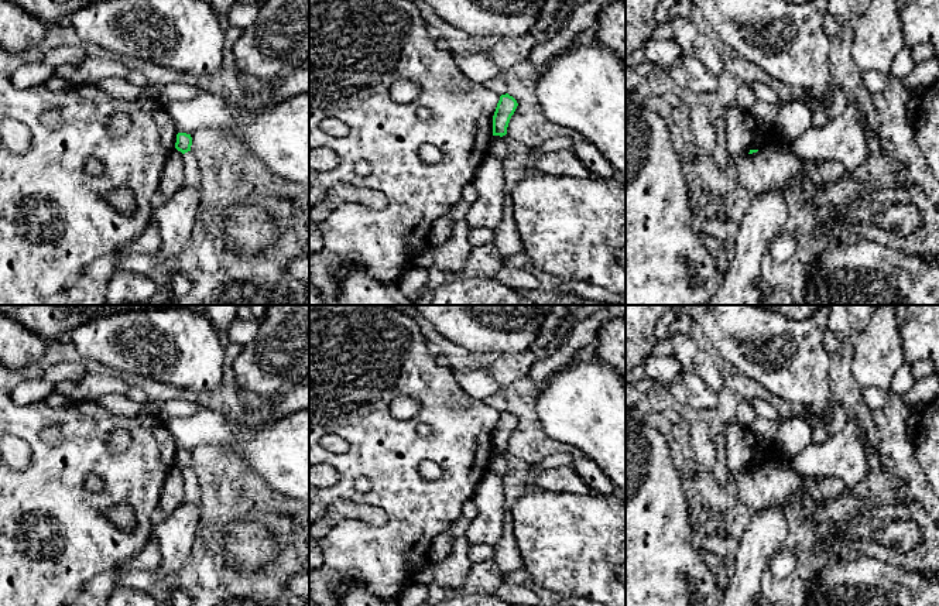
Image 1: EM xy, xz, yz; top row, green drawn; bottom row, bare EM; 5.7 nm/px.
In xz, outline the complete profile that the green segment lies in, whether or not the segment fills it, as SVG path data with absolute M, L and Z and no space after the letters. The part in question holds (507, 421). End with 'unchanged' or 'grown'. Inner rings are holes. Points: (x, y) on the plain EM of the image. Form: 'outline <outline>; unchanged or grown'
outline M508 410L500 412L493 432L493 452L503 453L507 451L510 435L514 431L517 422L517 417Z; unchanged

